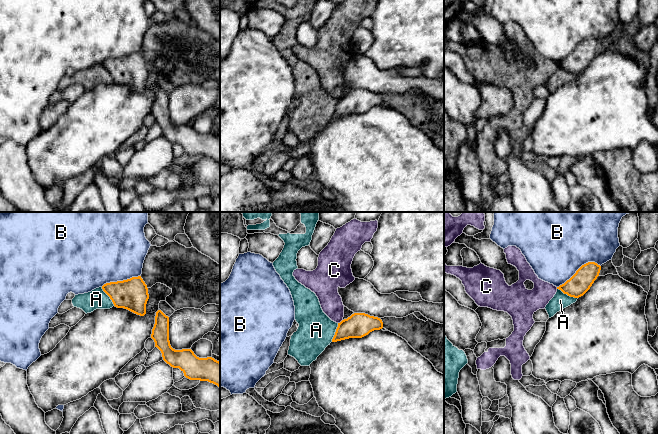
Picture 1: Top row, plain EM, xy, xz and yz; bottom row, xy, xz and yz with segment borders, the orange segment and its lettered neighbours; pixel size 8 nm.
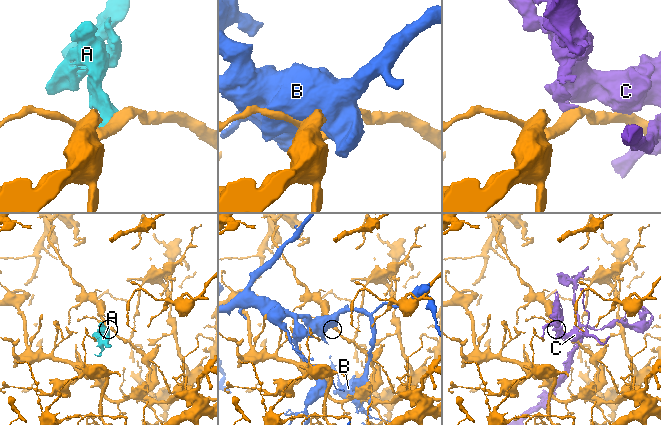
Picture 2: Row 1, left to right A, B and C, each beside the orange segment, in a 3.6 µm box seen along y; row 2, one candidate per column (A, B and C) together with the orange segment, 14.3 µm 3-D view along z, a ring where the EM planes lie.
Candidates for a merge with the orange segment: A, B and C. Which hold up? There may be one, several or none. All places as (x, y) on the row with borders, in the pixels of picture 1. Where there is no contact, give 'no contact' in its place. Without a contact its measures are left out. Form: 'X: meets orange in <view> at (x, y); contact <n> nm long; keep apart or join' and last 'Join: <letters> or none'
A: meets orange in yz at (567, 294); contact 190 nm long; keep apart
B: meets orange in yz at (578, 269); contact 400 nm long; keep apart
C: meets orange in xz at (341, 321); contact 50 nm long; keep apart
Join: none

